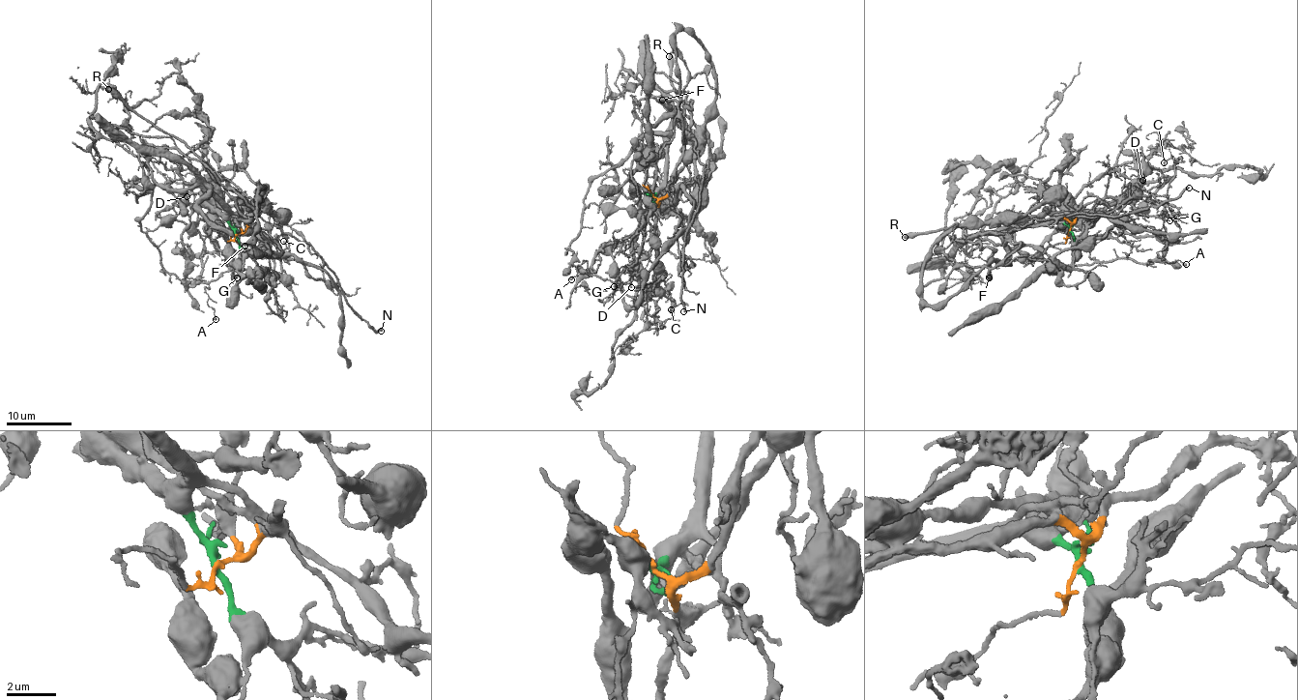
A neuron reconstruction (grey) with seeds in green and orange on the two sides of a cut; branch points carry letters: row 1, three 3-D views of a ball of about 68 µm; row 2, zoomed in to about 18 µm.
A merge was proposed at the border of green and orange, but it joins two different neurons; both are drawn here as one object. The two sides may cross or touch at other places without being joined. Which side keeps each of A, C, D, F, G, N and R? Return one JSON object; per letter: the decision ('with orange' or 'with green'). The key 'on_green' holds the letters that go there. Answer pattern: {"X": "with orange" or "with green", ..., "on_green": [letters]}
{"A": "with orange", "C": "with orange", "D": "with green", "F": "with orange", "G": "with orange", "N": "with orange", "R": "with orange", "on_green": ["D"]}

